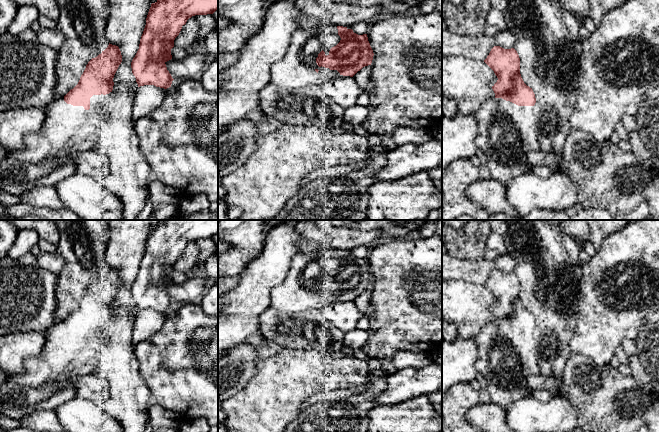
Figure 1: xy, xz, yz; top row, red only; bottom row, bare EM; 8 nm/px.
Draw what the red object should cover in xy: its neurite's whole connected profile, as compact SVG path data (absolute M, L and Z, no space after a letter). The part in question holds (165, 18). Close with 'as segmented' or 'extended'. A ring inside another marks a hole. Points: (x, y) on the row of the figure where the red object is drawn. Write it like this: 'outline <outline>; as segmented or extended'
outline M157 0L151 4L146 25L140 39L139 49L131 62L132 73L138 87L154 85L167 89L174 80L167 70L166 62L172 59L171 49L182 26L195 15L213 14L218 10L218 0Z; as segmented

